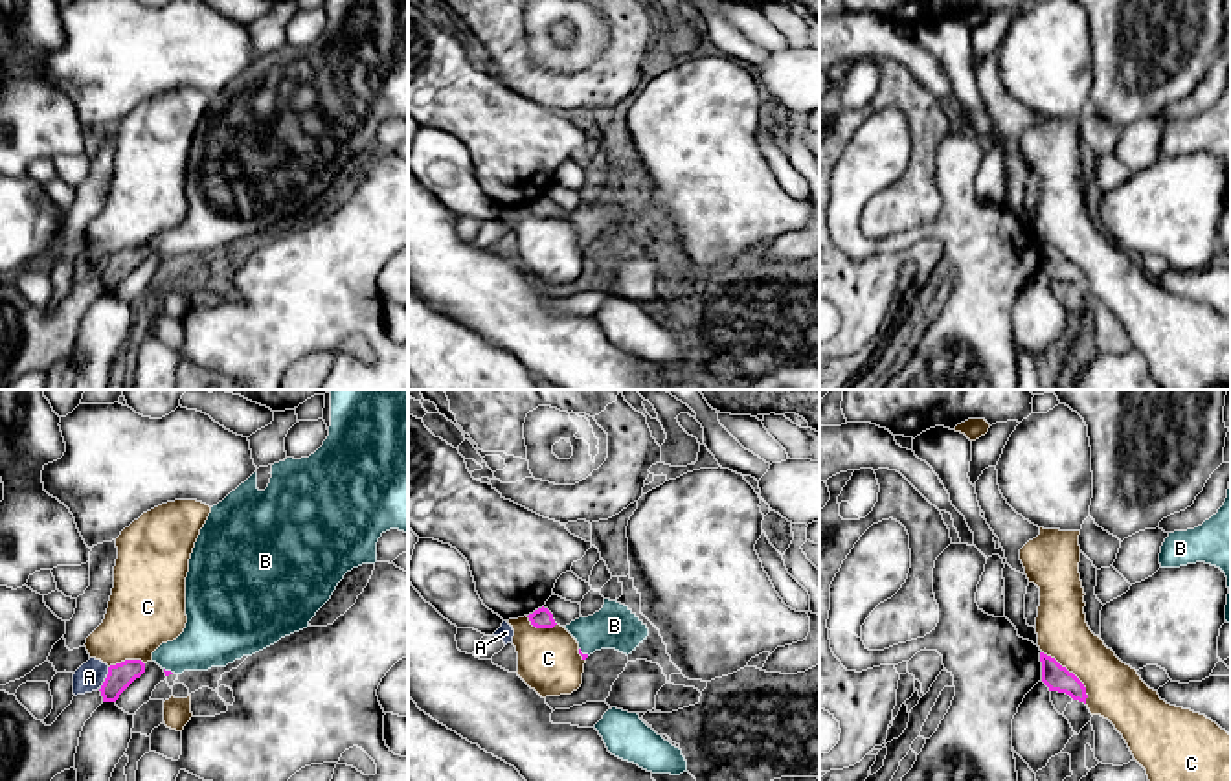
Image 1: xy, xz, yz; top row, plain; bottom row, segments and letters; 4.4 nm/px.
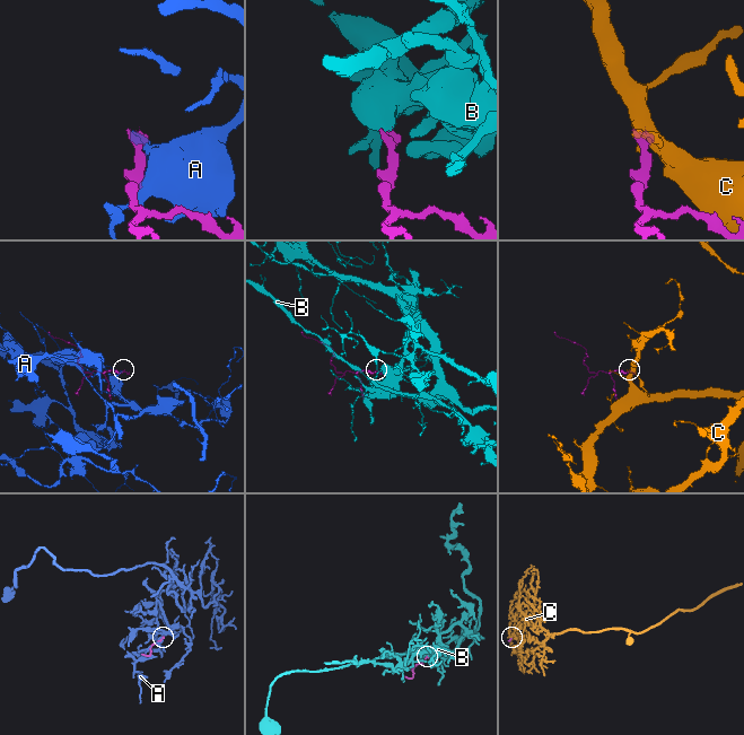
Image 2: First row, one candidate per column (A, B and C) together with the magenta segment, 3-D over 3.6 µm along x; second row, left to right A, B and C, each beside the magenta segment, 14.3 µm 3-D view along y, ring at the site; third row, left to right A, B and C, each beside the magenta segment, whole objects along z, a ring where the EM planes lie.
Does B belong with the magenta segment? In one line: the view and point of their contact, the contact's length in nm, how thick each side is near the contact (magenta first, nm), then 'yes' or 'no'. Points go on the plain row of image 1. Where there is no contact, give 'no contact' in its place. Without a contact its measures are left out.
contact xz (581, 241); length 60 nm; calibres 20 and 190 nm; yes

